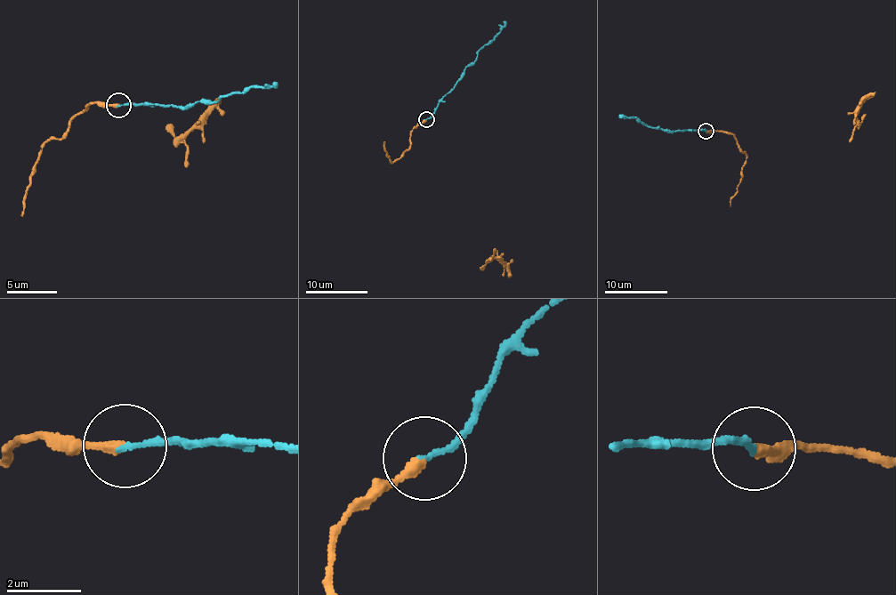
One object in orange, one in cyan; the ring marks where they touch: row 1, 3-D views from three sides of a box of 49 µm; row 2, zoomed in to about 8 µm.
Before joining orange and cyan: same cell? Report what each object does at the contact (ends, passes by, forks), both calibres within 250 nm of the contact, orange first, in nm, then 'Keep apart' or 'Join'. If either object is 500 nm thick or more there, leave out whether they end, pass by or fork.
At the ring orange ends. At the ring cyan ends. Thickness 280 nm (orange) against 150 nm. Join

